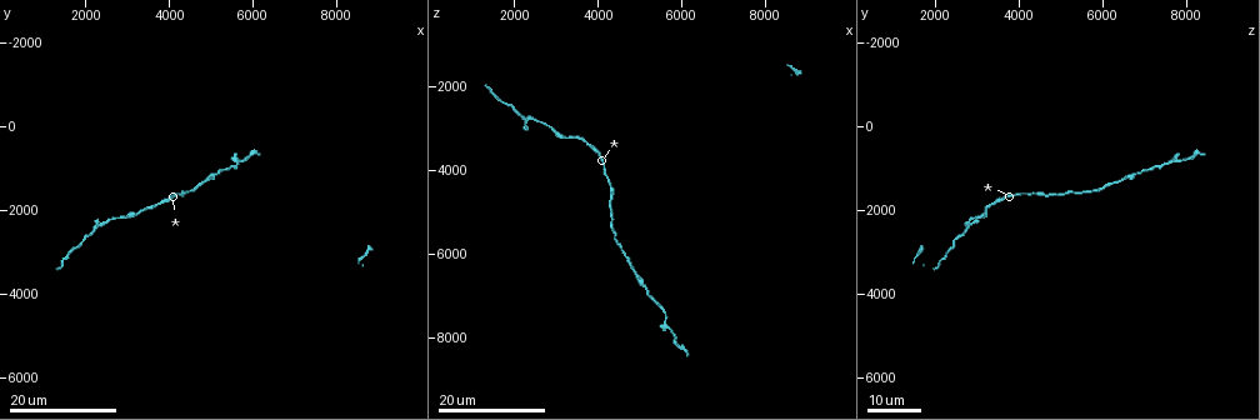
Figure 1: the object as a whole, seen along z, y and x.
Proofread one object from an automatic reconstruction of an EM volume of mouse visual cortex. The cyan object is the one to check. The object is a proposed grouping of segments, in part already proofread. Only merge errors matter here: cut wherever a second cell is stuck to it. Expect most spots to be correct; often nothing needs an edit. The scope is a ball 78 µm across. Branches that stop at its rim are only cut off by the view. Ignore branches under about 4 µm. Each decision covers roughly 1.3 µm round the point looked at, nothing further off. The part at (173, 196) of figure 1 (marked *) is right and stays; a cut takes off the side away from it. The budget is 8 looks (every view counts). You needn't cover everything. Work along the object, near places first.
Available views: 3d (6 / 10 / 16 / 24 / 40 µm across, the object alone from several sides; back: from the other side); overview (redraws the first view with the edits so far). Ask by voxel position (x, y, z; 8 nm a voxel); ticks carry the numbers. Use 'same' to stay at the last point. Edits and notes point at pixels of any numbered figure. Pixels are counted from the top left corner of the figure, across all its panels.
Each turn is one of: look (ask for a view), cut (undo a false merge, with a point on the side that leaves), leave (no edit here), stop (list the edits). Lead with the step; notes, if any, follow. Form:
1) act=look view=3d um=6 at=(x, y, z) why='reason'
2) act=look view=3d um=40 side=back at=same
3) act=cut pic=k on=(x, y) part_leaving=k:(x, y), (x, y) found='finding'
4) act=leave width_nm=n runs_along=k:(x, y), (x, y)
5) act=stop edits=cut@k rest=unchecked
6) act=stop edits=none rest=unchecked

act=look view=3d um=24 at=(3000, 2100, 3100) why='sudden change in width'

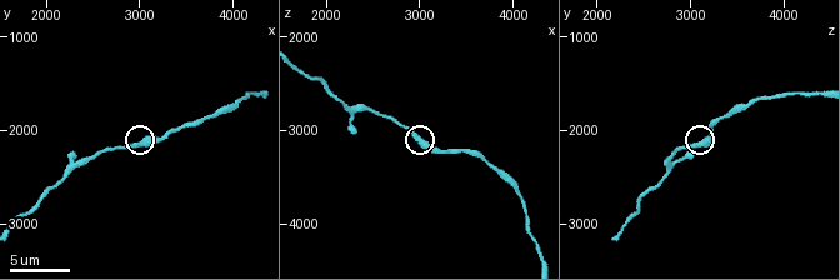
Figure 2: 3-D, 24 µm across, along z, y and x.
act=look view=3d um=10 at=(3000, 2150, 3050)

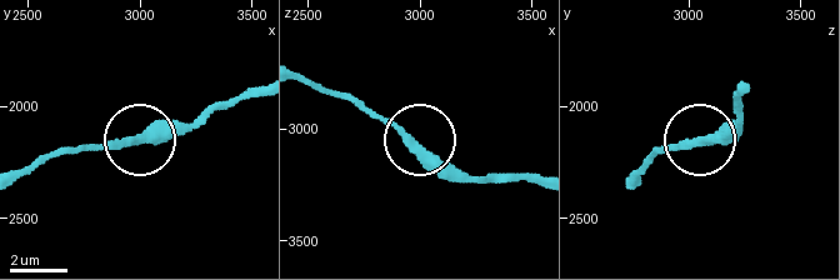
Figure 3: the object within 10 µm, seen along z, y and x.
act=leave width_nm=320 runs_along=3:(534, 181), (448, 169), (364, 103) found='one cell here'

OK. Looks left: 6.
act=look view=3d um=16 at=(2450, 2300, 2800) why='thick turns thin'

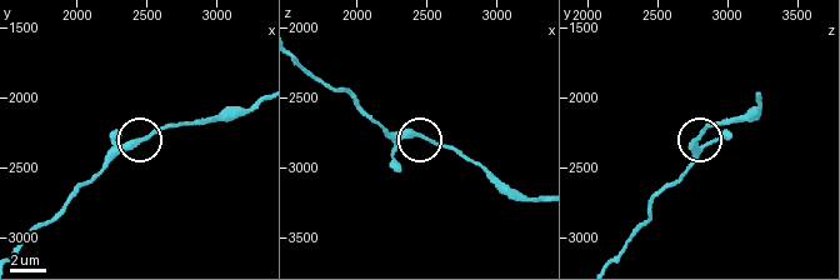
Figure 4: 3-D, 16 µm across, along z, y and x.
act=leave runs_along=4:(256, 100), (243, 110), (153, 129), (105, 166) found='all the same cell'

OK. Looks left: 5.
act=look view=3d um=6 at=(3850, 1800, 3450) why='sudden change in width'

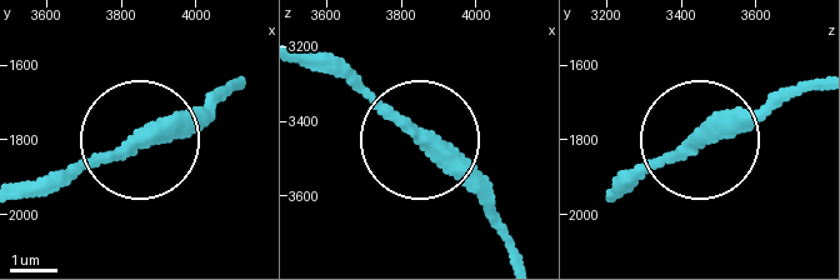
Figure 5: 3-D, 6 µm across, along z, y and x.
act=look view=3d um=6 side=back at=(3850, 1780, 3440)

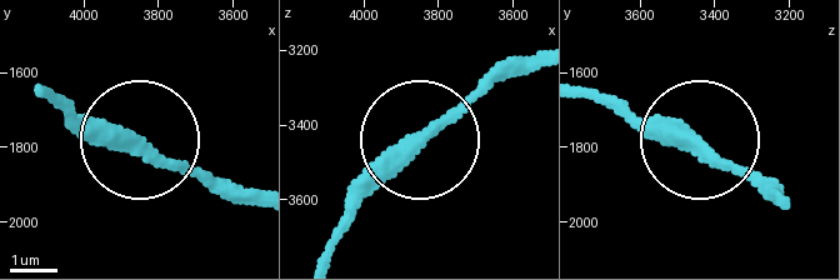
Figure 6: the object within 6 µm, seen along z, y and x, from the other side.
act=leave runs_along=6:(333, 259), (344, 215), (495, 64) found='all the same cell'

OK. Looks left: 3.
act=look view=3d um=24 at=(4600, 1400, 6050) why='sudden change in width'

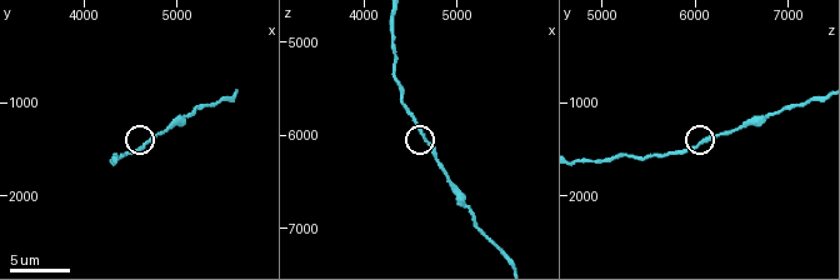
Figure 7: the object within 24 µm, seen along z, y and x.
act=look view=3d um=6 at=(4650, 1450, 6000) why='closer look'

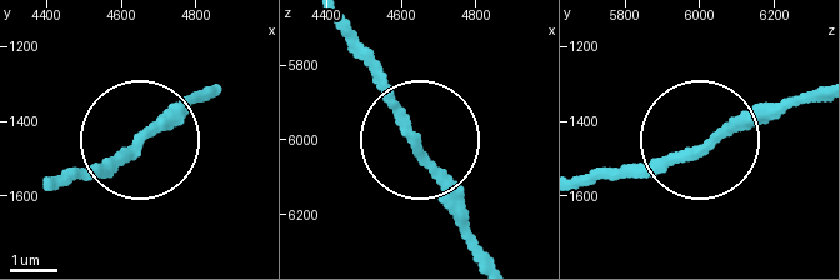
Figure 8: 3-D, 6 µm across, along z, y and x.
act=leave found='all the same cell'

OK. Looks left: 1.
act=stop edits=none rest=unchecked

